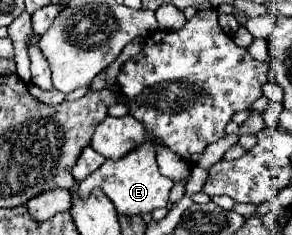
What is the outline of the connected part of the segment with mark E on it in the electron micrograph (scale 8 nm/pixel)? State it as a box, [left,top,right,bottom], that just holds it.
[79,145,173,217]

